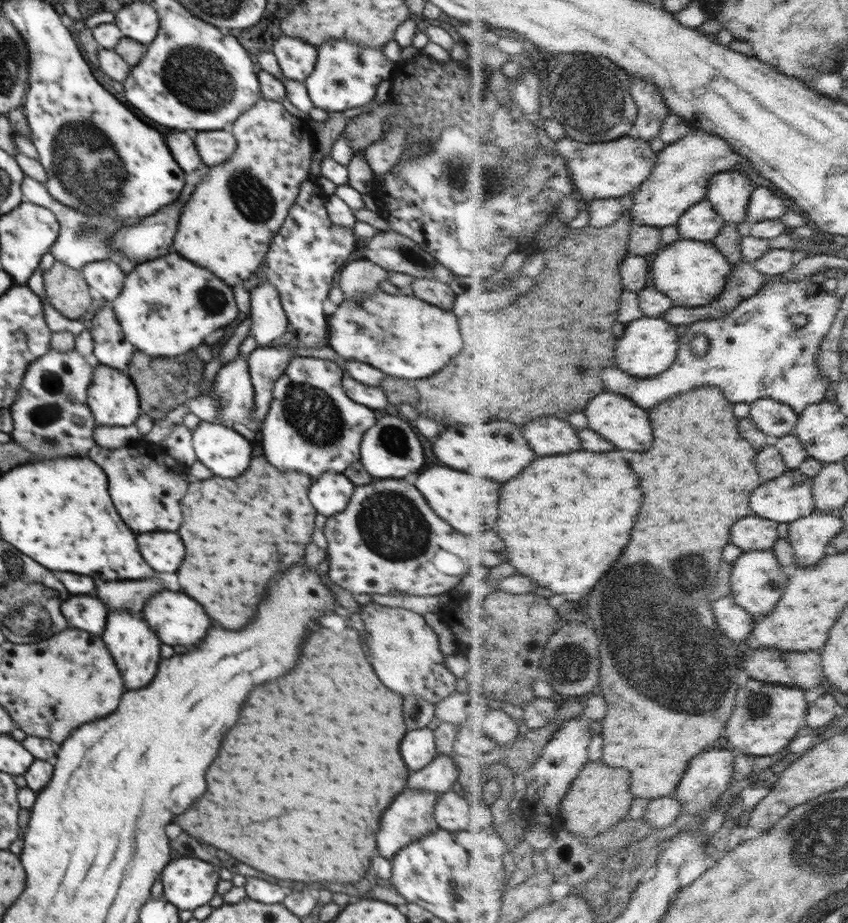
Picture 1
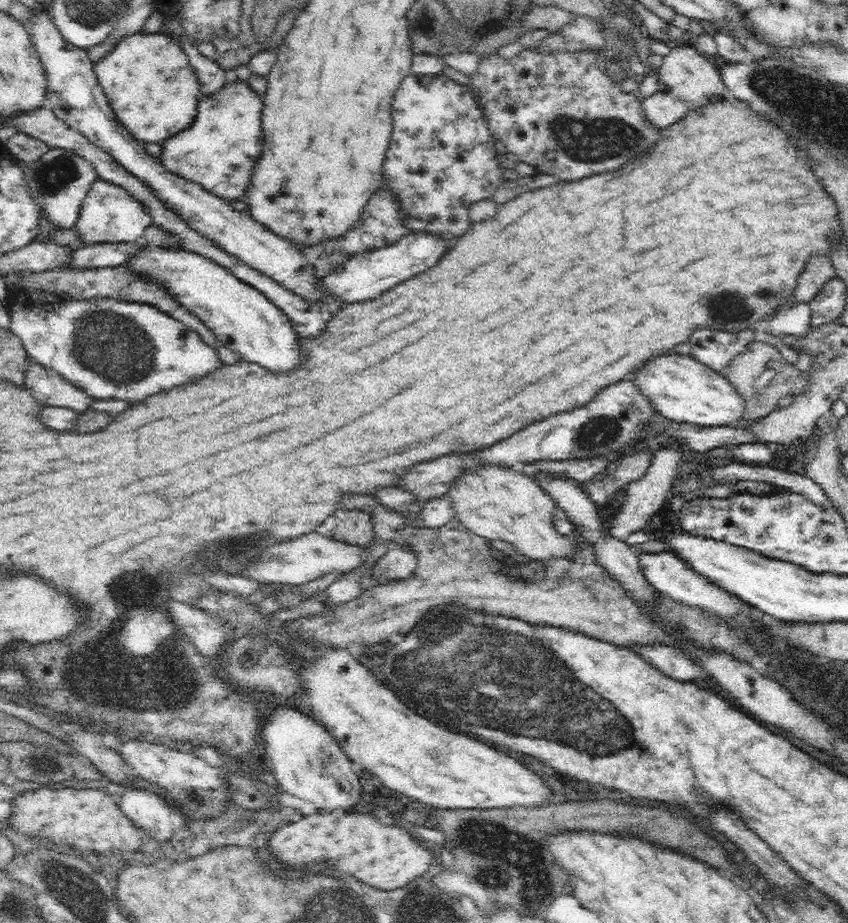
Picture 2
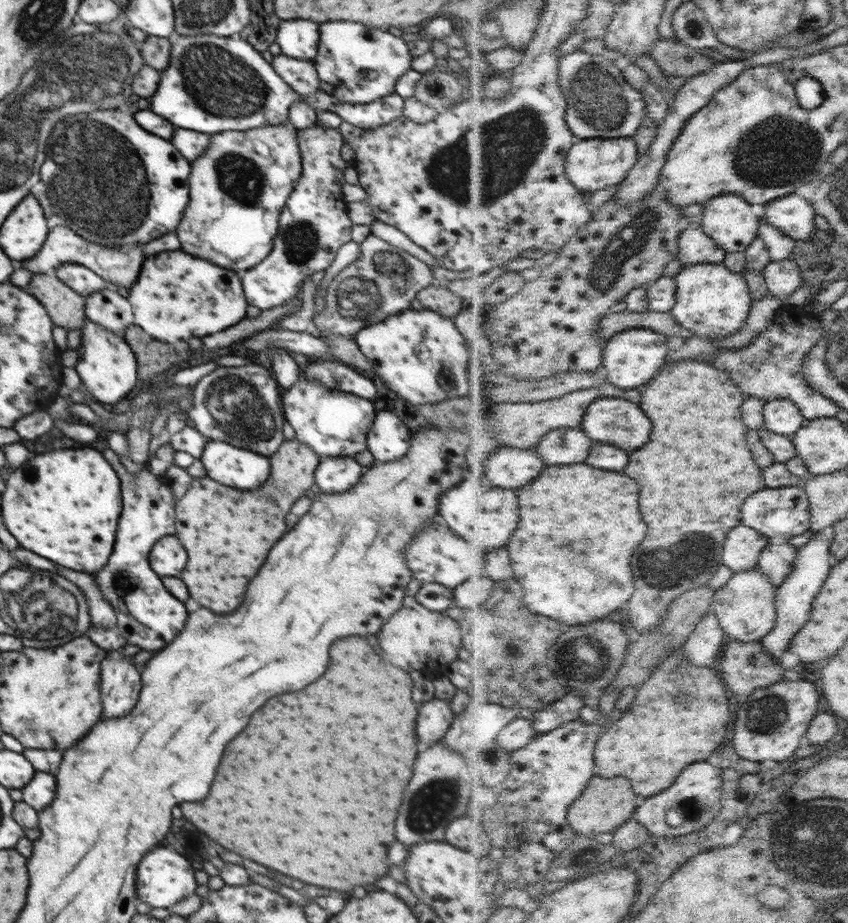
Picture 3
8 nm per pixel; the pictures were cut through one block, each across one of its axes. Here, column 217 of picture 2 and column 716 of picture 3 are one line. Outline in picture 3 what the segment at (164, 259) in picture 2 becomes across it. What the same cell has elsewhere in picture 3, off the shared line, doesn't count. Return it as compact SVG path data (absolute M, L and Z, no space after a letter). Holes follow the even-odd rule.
M694 264L682 266L677 275L678 302L672 313L684 327L700 338L716 341L727 338L748 325L755 298L744 273L730 270L726 264Z

